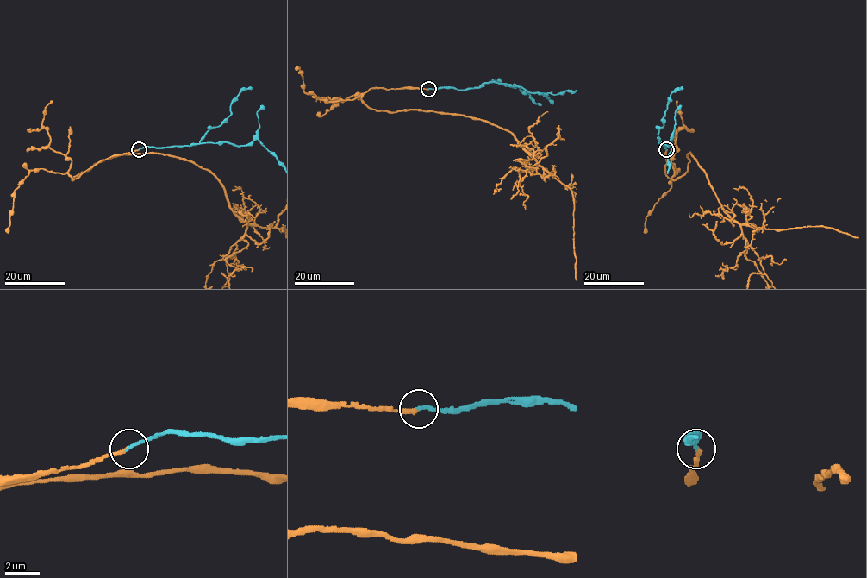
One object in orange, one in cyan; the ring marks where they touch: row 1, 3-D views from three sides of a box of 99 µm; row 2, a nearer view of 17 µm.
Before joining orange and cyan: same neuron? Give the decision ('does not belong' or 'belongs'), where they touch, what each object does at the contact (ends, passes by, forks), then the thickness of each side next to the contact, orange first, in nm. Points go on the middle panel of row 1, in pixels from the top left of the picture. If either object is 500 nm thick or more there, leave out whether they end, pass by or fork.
belongs; place (428, 89); orange ends; cyan ends; calibres 220 and 200 nm

